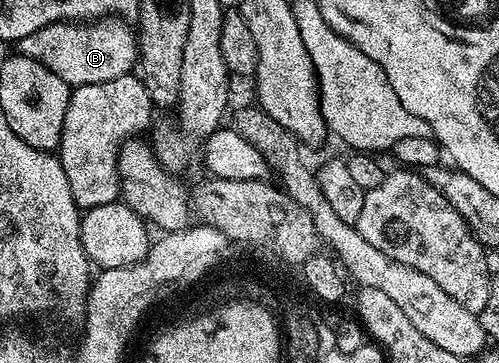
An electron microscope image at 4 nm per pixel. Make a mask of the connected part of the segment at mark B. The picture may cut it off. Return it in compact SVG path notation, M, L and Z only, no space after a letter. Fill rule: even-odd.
M101 18L91 22L61 22L42 26L18 41L19 55L42 62L72 88L94 82L110 82L129 75L138 64L138 36L124 18Z

